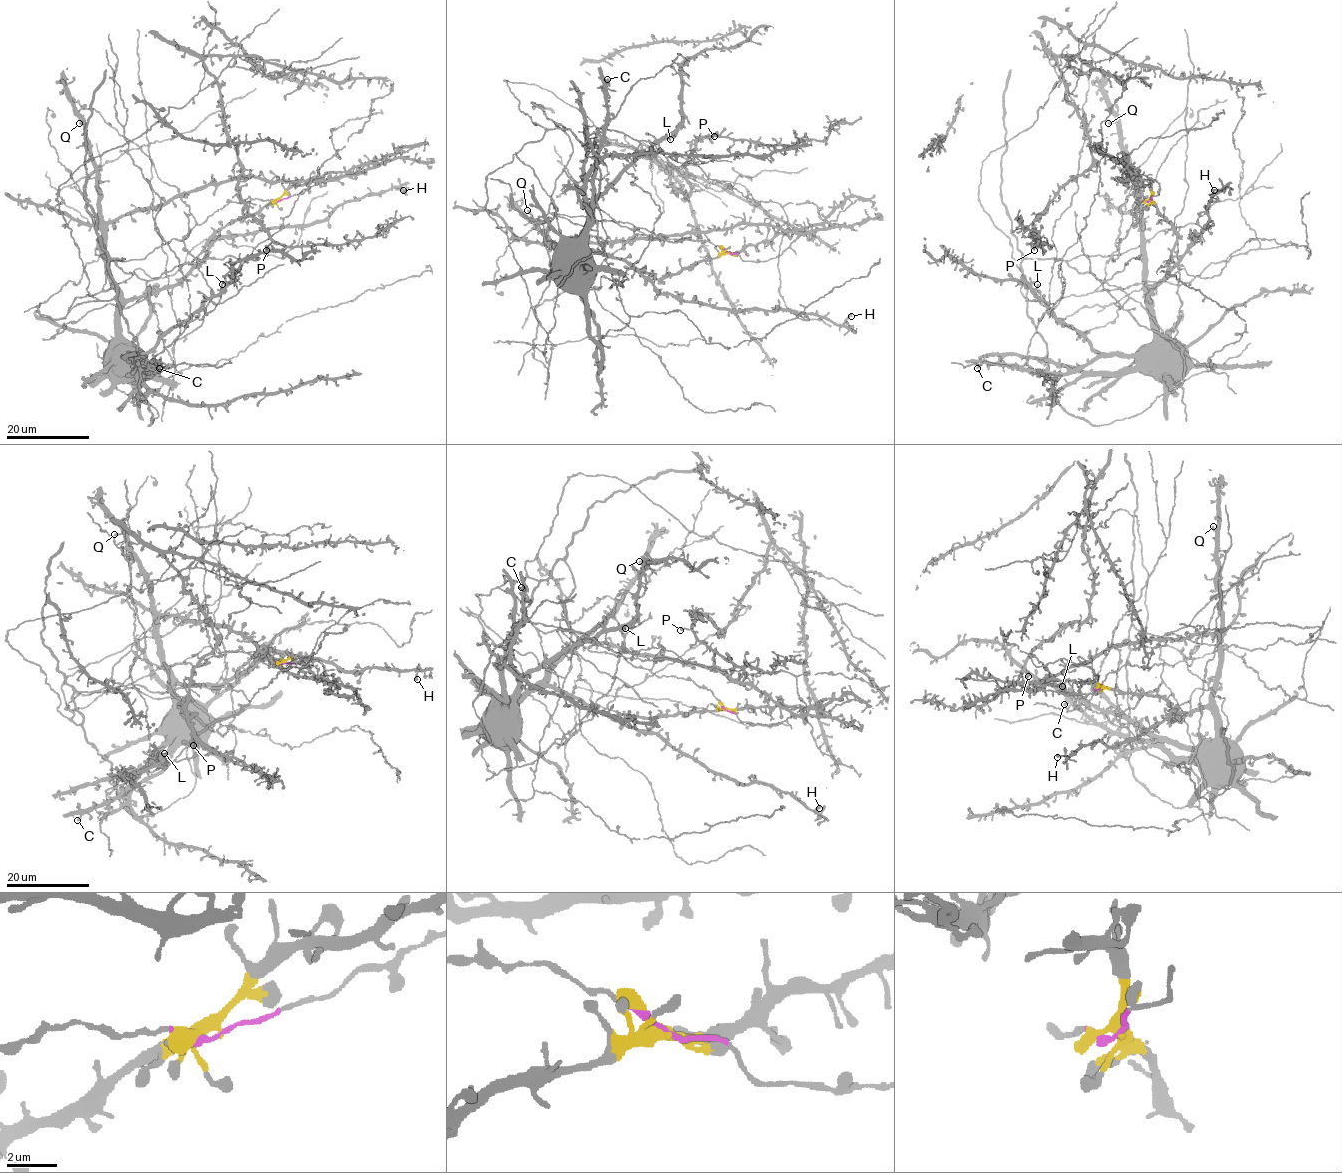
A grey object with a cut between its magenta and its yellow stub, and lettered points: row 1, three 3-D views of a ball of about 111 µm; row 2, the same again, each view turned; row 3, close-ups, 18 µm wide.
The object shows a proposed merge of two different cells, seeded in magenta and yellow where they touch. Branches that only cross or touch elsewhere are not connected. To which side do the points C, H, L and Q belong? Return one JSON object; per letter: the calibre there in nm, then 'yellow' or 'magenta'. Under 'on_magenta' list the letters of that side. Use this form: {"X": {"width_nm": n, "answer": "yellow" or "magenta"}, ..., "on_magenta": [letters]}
{"C": {"width_nm": 440, "answer": "yellow"}, "H": {"width_nm": 400, "answer": "yellow"}, "L": {"width_nm": 200, "answer": "yellow"}, "Q": {"width_nm": 360, "answer": "yellow"}, "on_magenta": []}

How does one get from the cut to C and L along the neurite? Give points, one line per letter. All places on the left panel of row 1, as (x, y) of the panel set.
C: (280, 200), (224, 226), (176, 283), (121, 310), (120, 339), (144, 359), (147, 372), (158, 362), (158, 368)
L: (280, 200), (219, 230), (176, 283), (130, 300), (121, 310), (120, 339), (135, 354), (147, 353), (222, 283)

